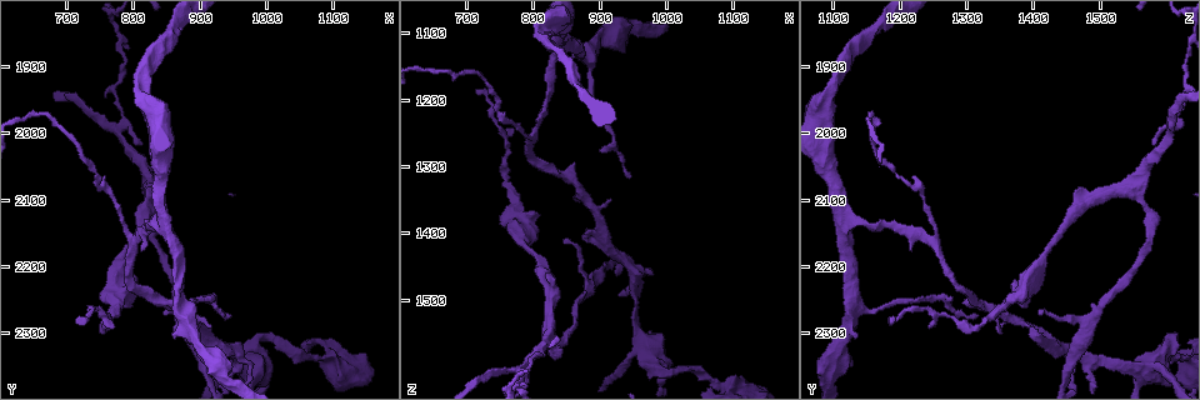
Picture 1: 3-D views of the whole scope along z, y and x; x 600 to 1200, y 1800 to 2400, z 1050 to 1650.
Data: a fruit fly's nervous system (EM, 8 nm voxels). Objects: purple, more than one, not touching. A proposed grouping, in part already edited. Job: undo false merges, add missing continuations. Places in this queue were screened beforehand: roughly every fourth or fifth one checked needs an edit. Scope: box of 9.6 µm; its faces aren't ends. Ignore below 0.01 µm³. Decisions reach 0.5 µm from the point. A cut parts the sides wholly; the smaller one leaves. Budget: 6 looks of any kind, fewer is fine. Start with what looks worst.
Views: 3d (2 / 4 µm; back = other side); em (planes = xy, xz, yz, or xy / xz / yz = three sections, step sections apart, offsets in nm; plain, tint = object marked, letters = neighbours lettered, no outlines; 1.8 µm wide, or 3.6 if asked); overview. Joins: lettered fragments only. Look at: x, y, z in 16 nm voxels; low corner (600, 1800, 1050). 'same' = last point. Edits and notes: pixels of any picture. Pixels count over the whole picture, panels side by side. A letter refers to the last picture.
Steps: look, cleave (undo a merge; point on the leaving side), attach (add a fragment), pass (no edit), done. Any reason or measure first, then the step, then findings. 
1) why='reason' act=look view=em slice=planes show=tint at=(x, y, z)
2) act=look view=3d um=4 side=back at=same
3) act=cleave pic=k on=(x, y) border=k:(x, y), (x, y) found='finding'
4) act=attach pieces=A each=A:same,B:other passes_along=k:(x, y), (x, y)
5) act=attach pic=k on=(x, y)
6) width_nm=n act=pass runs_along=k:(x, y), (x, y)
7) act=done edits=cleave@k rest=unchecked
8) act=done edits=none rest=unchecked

why='free end' act=look view=3d um=4 at=(885, 2290, 1395)

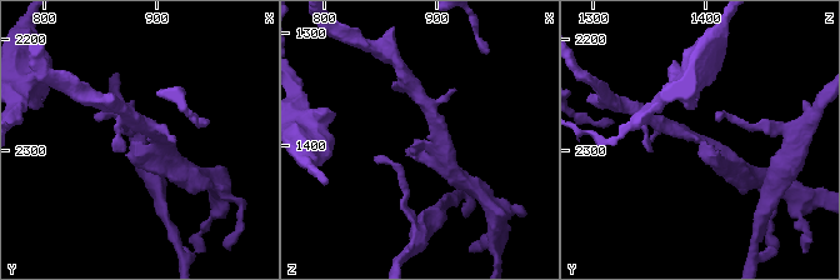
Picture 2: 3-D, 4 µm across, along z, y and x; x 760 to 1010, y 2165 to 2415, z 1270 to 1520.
why='need the tissue' act=look view=em slice=yz step=4 show=tint at=(882, 2292, 1396)

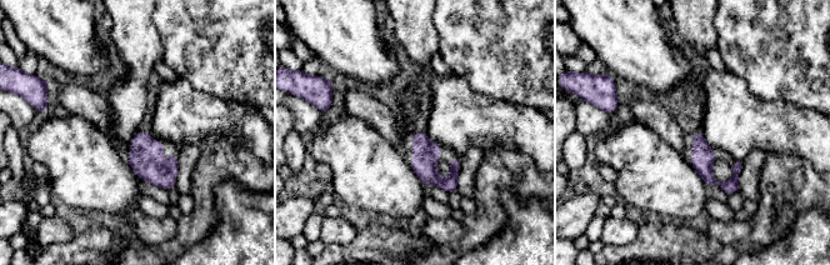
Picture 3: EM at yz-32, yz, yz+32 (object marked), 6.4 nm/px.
act=look view=em slice=planes show=letters at=same

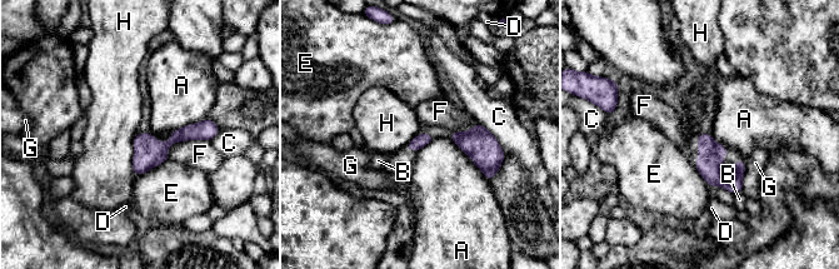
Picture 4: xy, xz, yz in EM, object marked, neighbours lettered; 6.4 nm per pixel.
act=pass each=A:other,B:other,C:other,D:other,E:other,F:other,G:other,H:other runs_along=4:(214, 128), (178, 135), (135, 168) found='none of them fits'

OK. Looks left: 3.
why='abrupt turn' act=look view=em slice=yz step=16 show=tint at=(990, 2305, 1605)

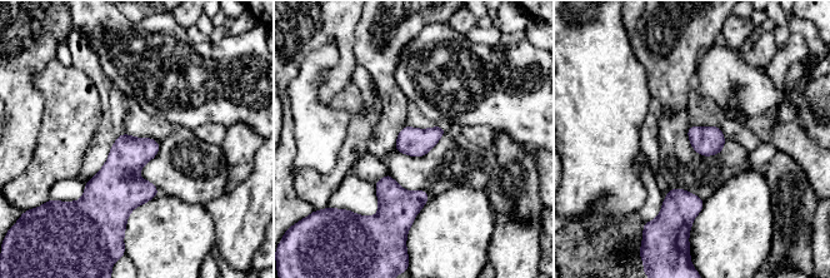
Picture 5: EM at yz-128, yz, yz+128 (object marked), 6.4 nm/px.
act=look view=em slice=planes show=letters at=same

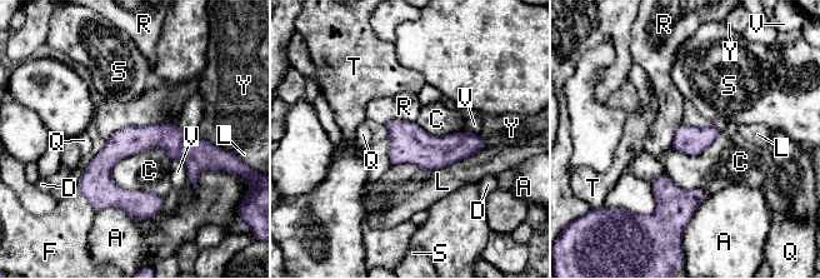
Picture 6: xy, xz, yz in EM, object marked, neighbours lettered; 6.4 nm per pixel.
width_nm=180 act=pass each=A:other,C:other,D:other,F:other,L:other,Q:other,R:other,S:other,T:other,V:other,Y:other found='all the same cell'

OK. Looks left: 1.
why='branch point' act=look view=em slice=planes show=letters at=(800, 2165, 1250)

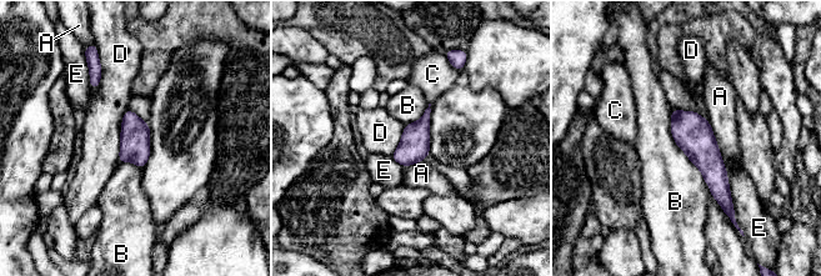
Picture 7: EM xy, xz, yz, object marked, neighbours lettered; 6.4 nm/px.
act=pass each=A:other,B:other,C:other,D:other,E:other runs_along=7:(675, 113), (710, 162), (727, 205) found='one cell here'

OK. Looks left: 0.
act=done edits=none rest=unchecked

